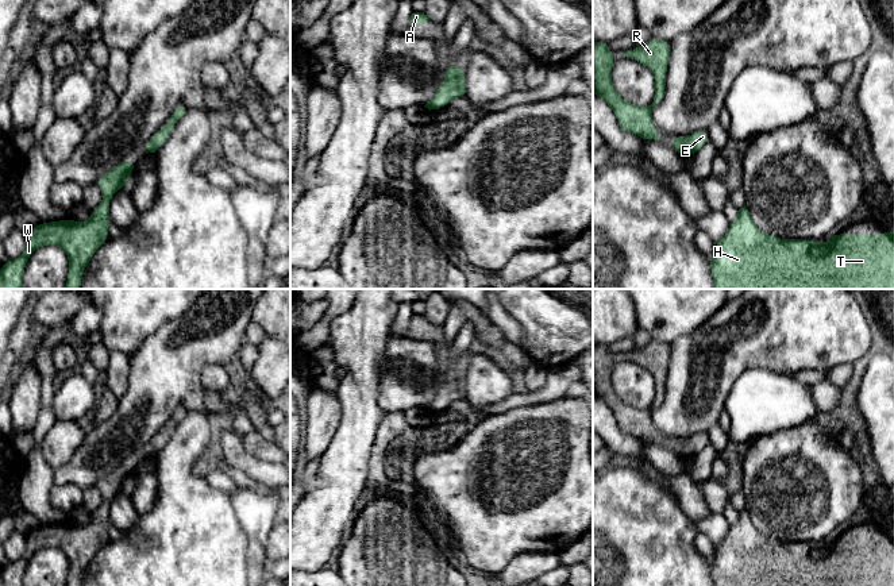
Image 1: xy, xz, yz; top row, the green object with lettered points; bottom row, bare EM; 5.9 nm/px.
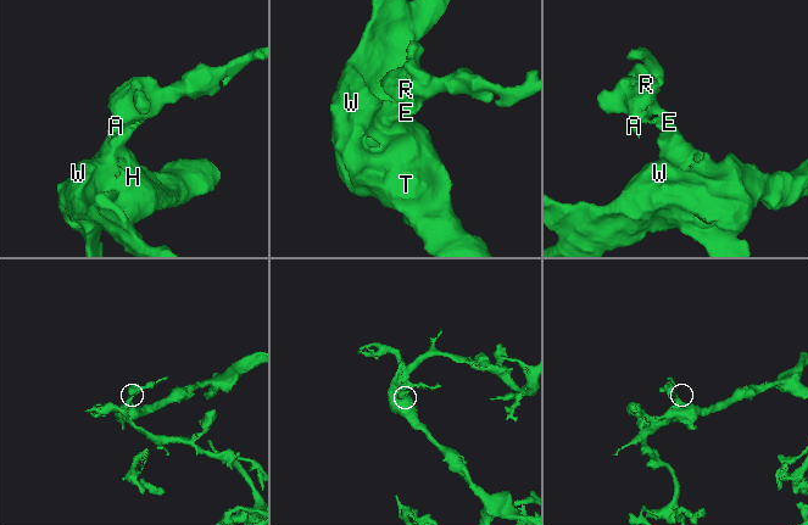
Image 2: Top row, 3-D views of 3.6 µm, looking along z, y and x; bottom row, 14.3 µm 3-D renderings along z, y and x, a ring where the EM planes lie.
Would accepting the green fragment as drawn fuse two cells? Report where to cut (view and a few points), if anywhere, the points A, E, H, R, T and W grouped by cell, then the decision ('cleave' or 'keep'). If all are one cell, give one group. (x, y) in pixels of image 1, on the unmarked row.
cut none; groups A E H R T W; keep

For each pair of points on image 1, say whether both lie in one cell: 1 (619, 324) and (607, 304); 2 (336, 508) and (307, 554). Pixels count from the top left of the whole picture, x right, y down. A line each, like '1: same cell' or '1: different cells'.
1: same cell
2: same cell

